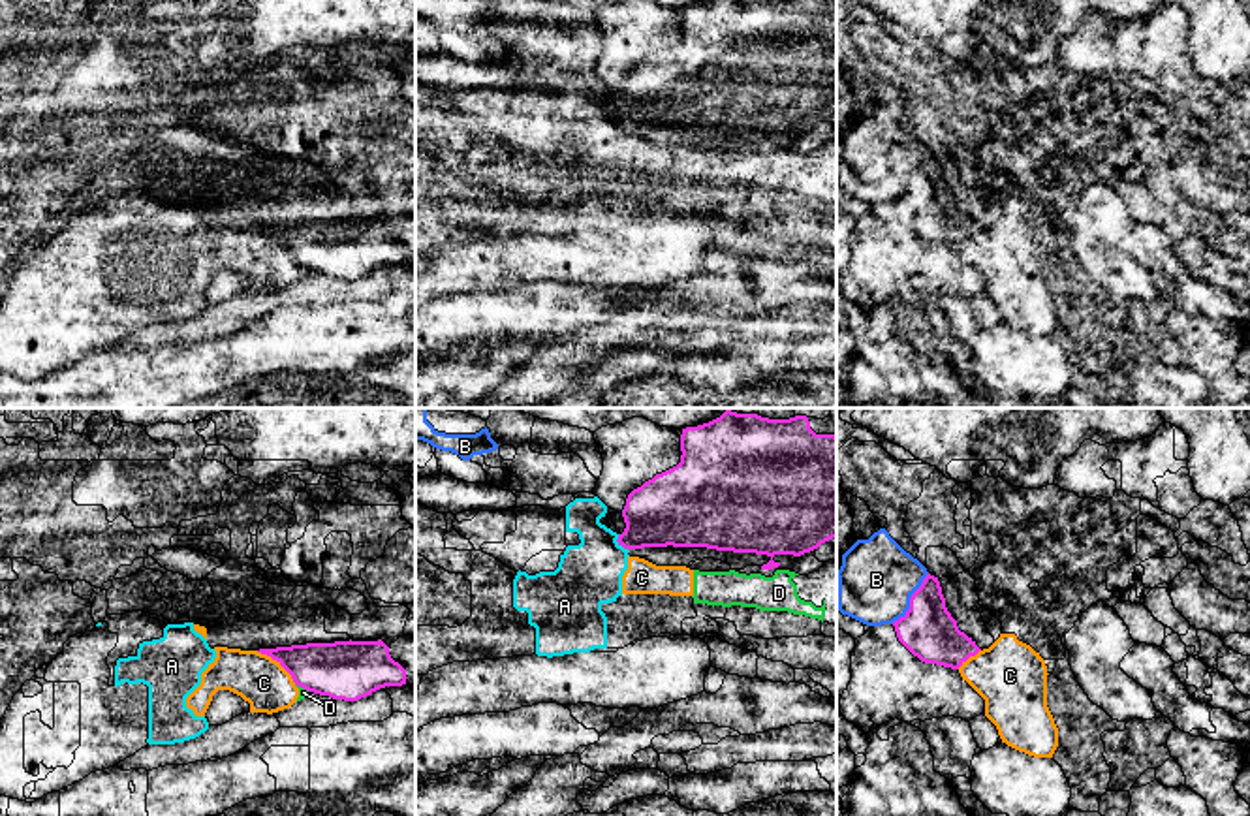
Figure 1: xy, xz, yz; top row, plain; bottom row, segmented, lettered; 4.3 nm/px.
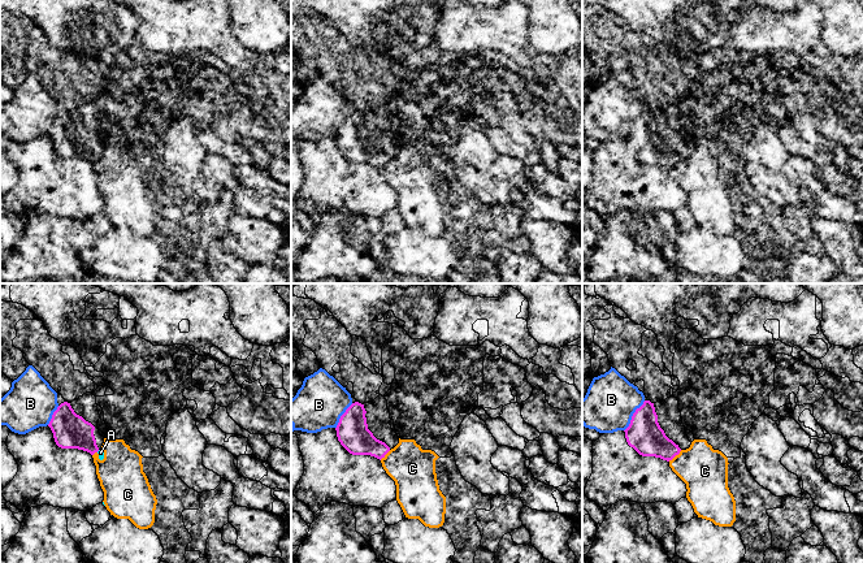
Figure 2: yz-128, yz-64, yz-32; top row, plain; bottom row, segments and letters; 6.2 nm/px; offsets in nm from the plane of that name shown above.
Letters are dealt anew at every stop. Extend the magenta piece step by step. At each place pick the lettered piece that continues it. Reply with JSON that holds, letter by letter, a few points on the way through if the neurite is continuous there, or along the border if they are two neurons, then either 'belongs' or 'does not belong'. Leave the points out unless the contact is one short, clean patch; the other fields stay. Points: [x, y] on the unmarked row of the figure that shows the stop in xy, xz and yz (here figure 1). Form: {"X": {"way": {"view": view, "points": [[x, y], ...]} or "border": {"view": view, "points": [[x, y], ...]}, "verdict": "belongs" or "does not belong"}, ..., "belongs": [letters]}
{"A": {"border": {"view": "xz", "points": [[617, 113], [617, 119], [626, 128]]}, "verdict": "does not belong"}, "B": {"verdict": "does not belong"}, "C": {"border": {"view": "xy", "points": [[256, 230], [271, 235], [296, 262]]}, "verdict": "does not belong"}, "D": {"border": {"view": "xy", "points": [[296, 262], [309, 269]]}, "verdict": "does not belong"}, "belongs": []}

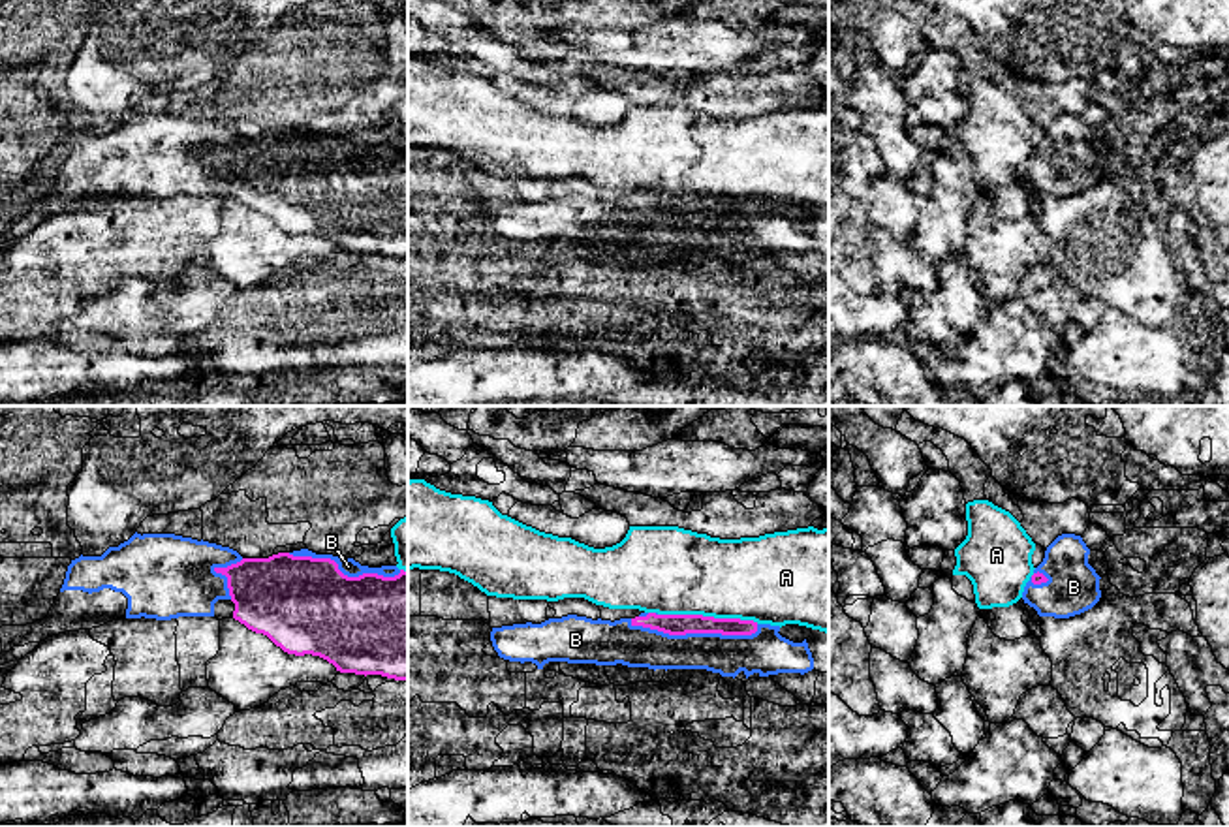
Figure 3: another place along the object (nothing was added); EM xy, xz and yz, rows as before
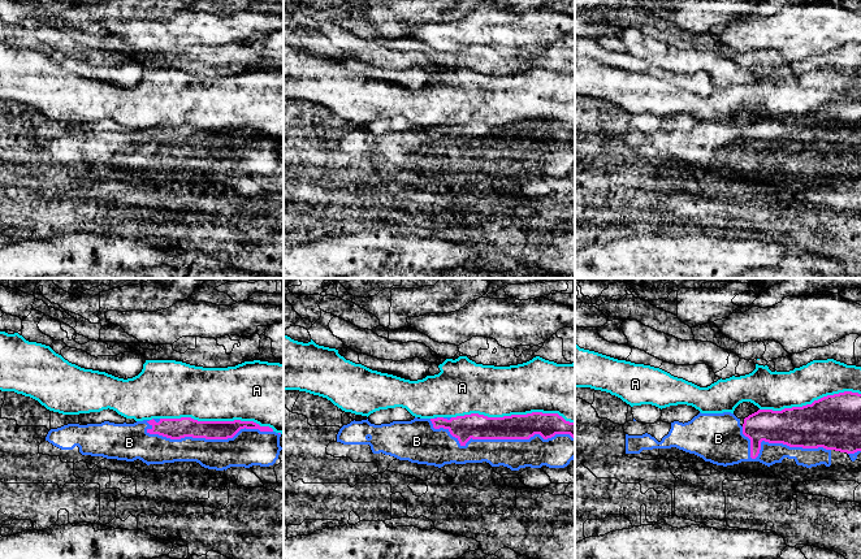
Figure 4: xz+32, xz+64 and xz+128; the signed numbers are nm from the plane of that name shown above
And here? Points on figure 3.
{"A": {"verdict": "does not belong"}, "B": {"verdict": "belongs"}, "belongs": ["B"]}

